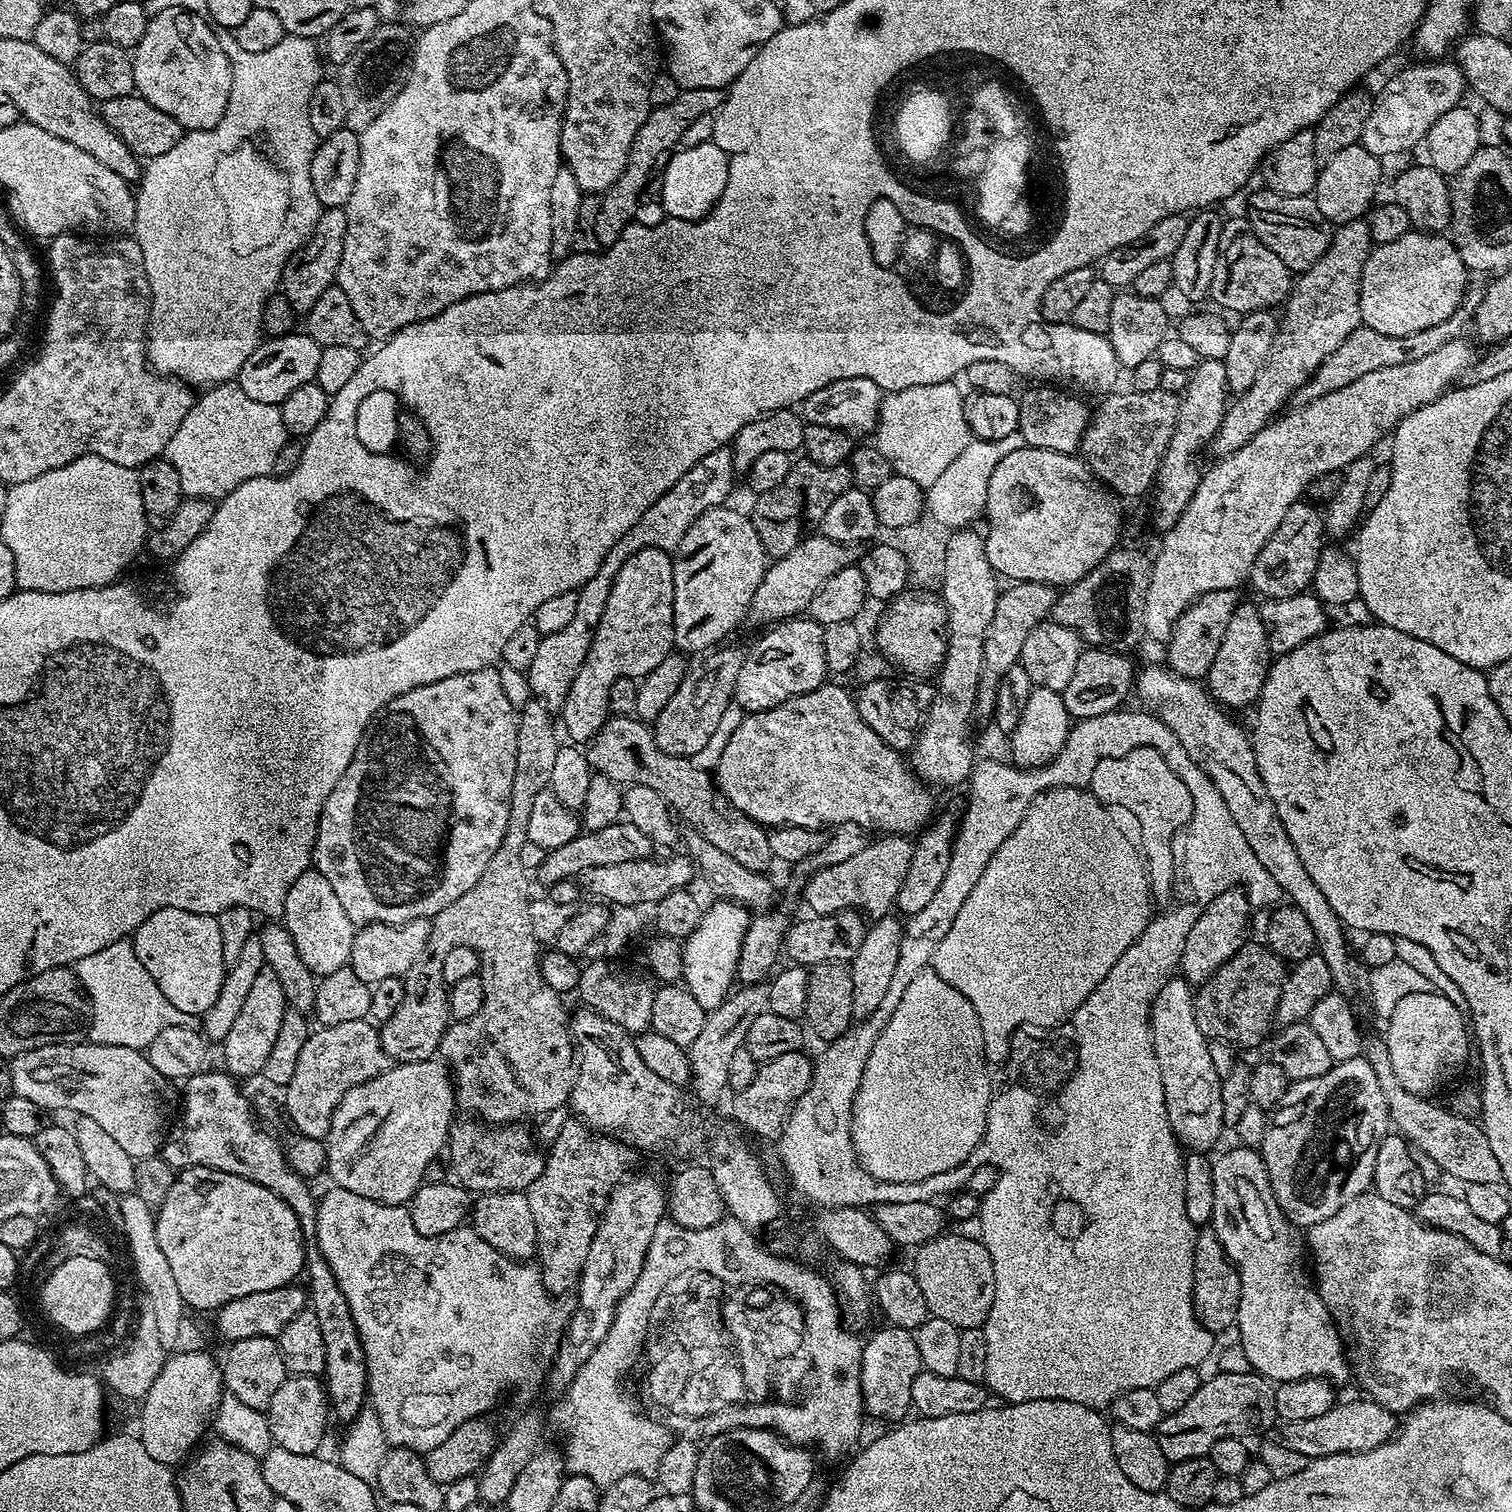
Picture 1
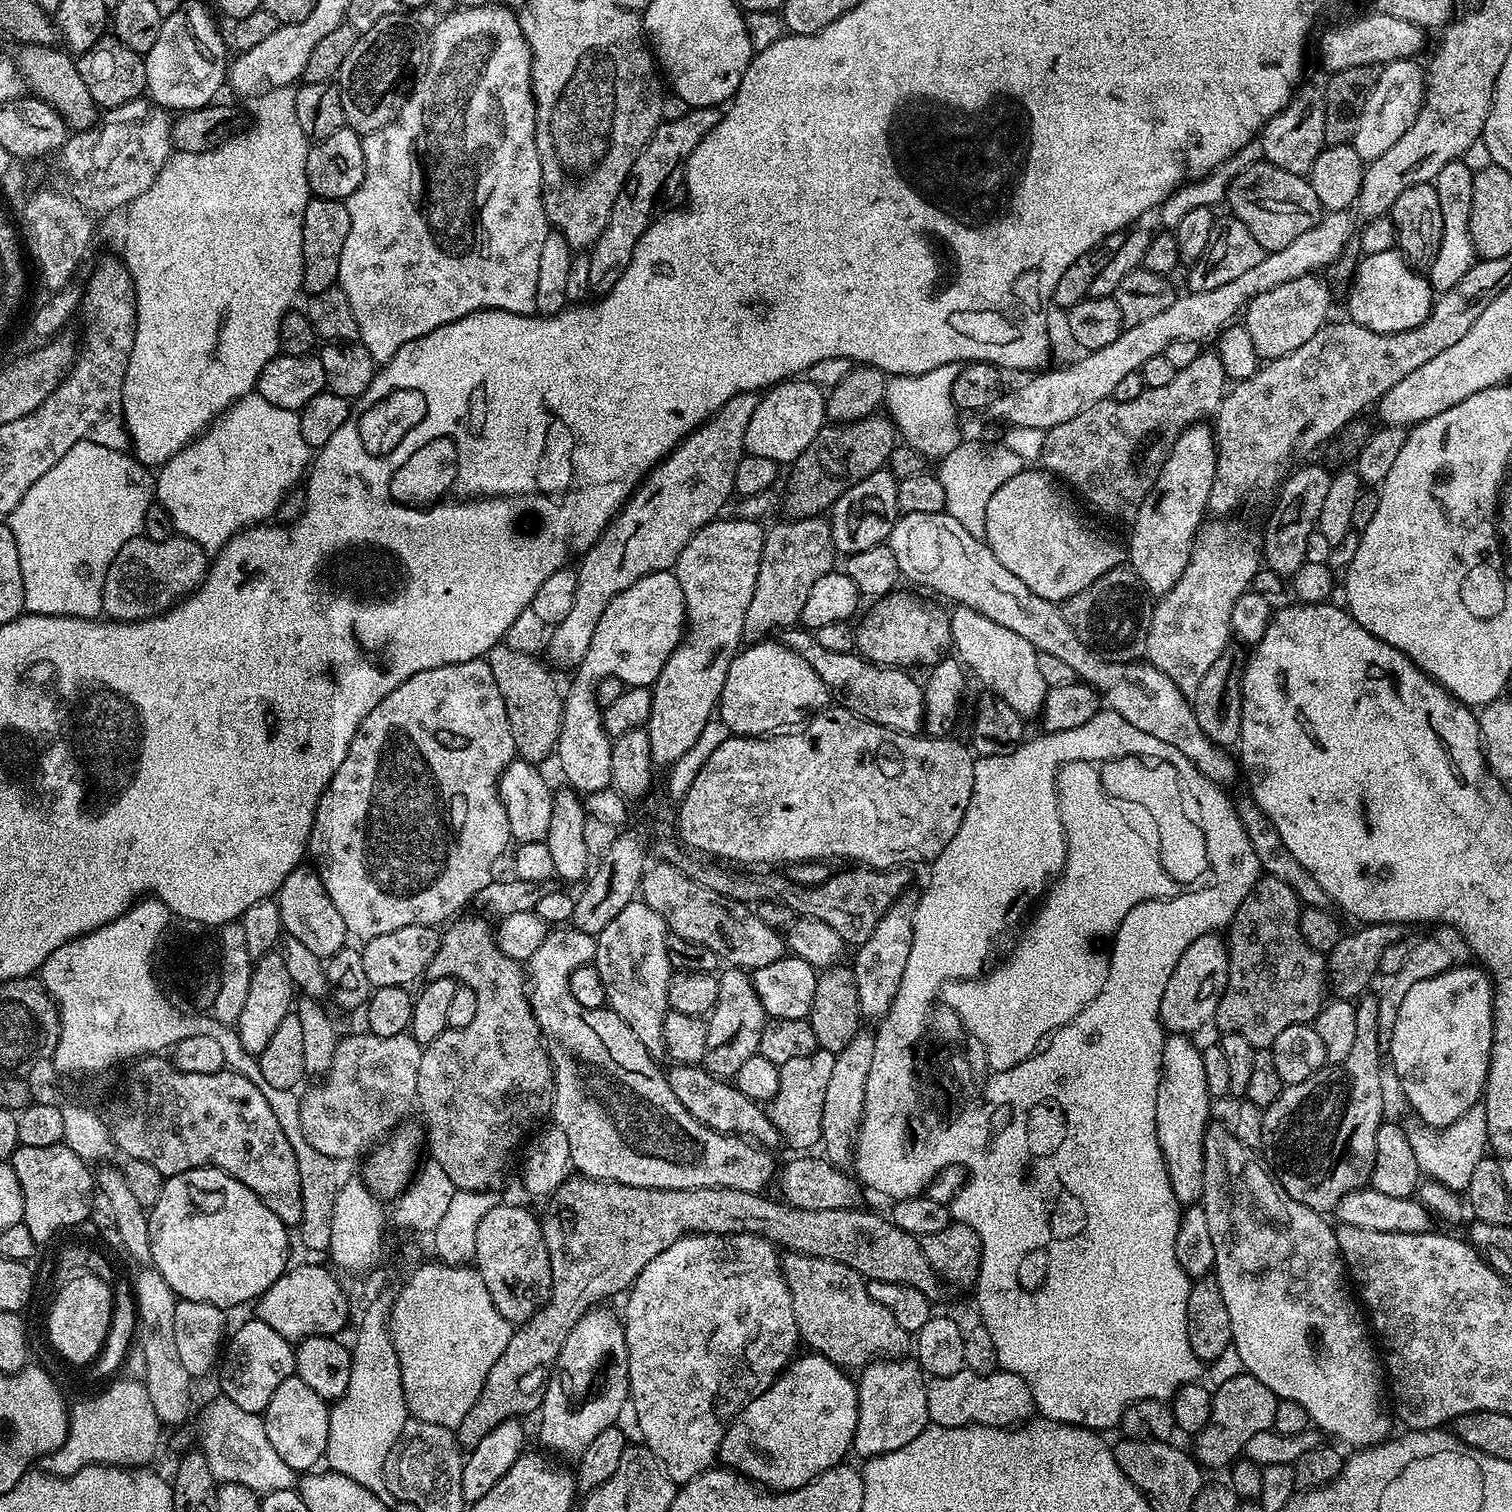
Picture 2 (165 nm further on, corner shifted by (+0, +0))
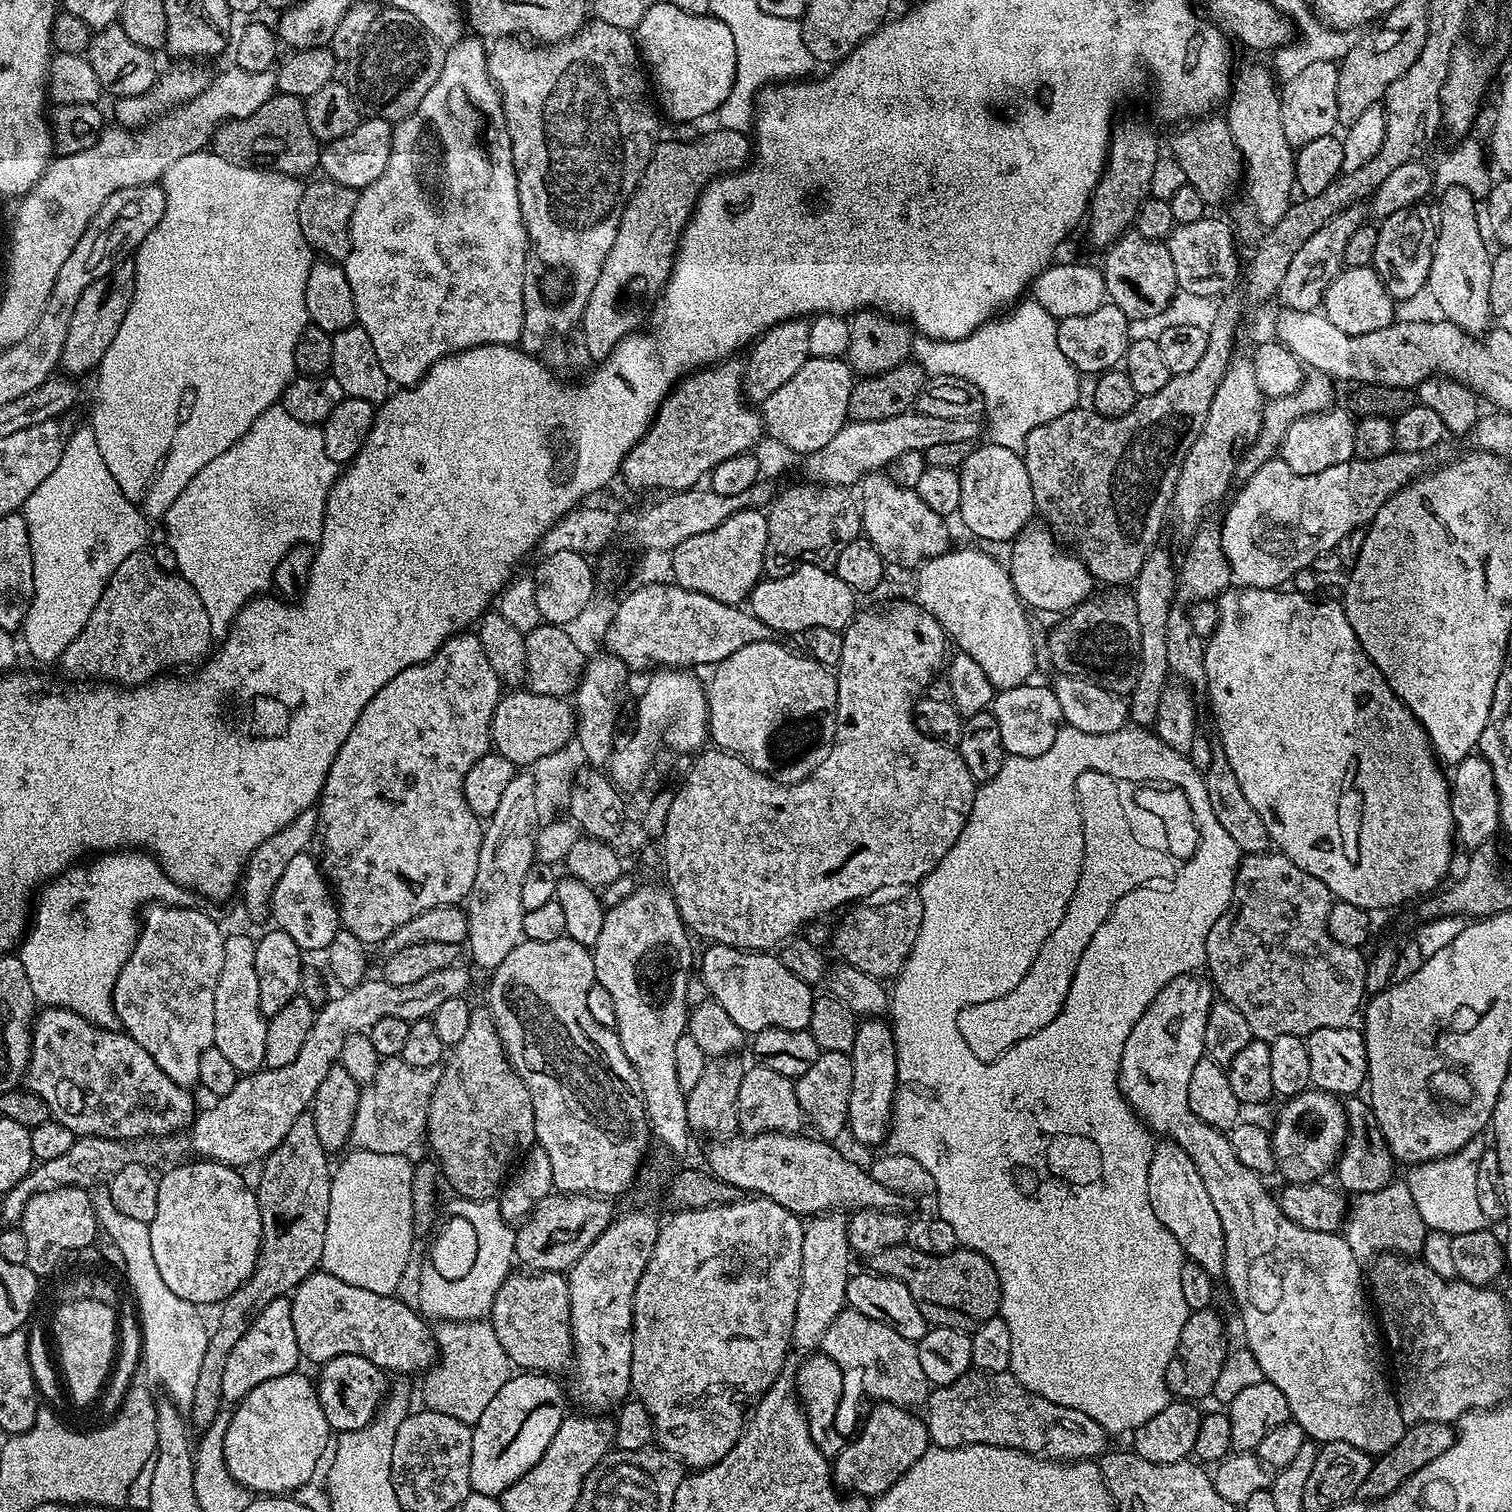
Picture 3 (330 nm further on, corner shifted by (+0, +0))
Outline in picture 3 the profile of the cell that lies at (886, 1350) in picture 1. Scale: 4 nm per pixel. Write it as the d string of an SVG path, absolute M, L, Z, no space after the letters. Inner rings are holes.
M877 1403L876 1408L864 1420L864 1429L857 1440L841 1447L831 1461L832 1479L837 1489L848 1494L875 1498L881 1496L922 1454L930 1447L928 1426L916 1417L915 1411L900 1408L896 1404Z

